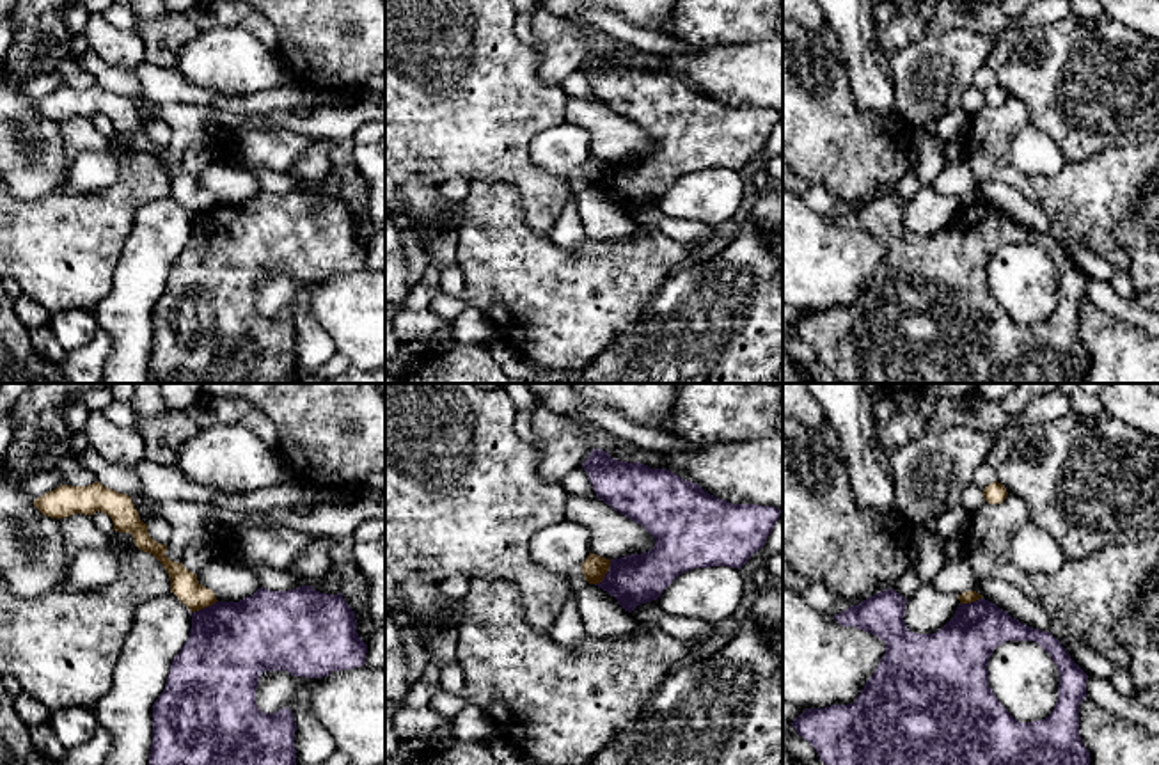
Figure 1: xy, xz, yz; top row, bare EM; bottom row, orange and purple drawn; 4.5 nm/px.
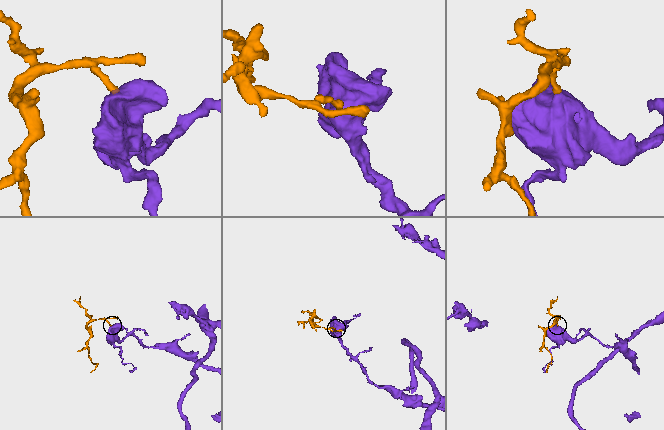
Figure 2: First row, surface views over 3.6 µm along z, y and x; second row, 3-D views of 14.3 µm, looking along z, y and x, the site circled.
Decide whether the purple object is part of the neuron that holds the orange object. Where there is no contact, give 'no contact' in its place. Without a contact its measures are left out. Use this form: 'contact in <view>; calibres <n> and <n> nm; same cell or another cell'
contact in xz; calibres 110 and 220 nm; another cell

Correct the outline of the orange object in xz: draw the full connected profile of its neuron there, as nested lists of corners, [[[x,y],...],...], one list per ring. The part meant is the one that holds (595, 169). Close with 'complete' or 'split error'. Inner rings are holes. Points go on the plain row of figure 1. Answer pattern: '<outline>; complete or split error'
[[[589,154],[587,162],[582,165],[582,176],[589,186],[600,186],[609,169],[611,162]]]; complete

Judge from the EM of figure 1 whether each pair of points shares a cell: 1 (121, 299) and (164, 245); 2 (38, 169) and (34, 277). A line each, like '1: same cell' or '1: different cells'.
1: same cell
2: different cells

